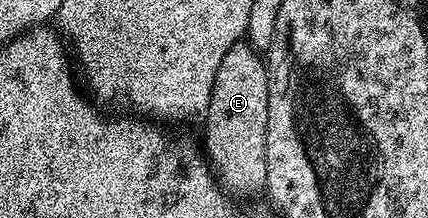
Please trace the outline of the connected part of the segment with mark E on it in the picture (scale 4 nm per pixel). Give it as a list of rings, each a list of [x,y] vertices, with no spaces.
[[[238,41],[227,49],[223,61],[219,61],[219,73],[215,73],[209,105],[203,112],[204,154],[222,188],[234,196],[249,195],[266,186],[268,104],[269,69],[266,60],[248,42]]]

